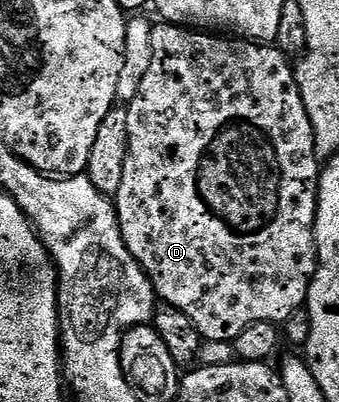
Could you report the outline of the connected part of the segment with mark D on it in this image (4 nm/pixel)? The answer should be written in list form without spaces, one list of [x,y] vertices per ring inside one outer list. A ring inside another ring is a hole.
[[[158,22],[153,25],[150,41],[154,53],[152,66],[140,82],[140,90],[128,104],[128,154],[124,158],[124,182],[116,197],[118,225],[124,242],[154,284],[157,299],[163,305],[180,310],[192,318],[203,341],[233,342],[248,326],[256,322],[281,325],[282,320],[306,308],[310,283],[318,273],[318,241],[316,225],[320,220],[320,161],[316,154],[312,122],[300,98],[300,86],[294,77],[295,65],[289,64],[287,53],[266,42],[241,38],[223,38],[205,30],[191,30],[177,24]]]

